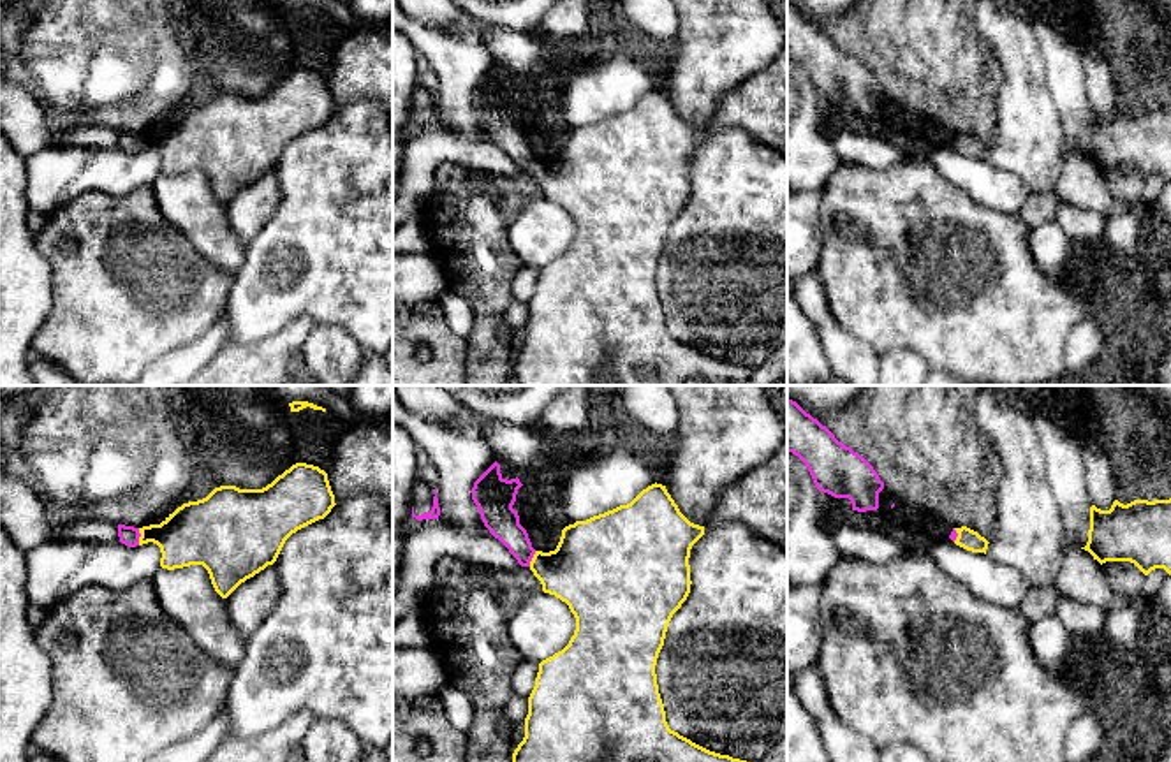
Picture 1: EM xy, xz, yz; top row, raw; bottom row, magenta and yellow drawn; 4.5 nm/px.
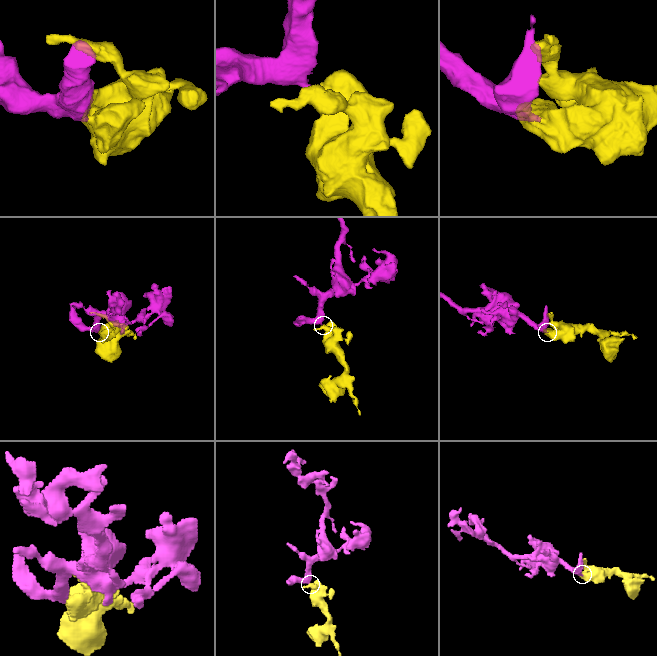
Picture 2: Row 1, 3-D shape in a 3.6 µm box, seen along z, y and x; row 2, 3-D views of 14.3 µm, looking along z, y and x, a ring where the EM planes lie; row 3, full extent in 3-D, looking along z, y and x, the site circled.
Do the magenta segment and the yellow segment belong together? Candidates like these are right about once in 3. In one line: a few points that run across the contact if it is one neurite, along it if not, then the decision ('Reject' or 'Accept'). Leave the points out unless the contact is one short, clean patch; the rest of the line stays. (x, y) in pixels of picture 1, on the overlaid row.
Line: xy (129, 535), (139, 535), (194, 534). Accept

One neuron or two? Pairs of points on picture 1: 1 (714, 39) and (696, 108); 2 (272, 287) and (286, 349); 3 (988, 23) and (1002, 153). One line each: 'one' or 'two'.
1: one
2: two
3: one

